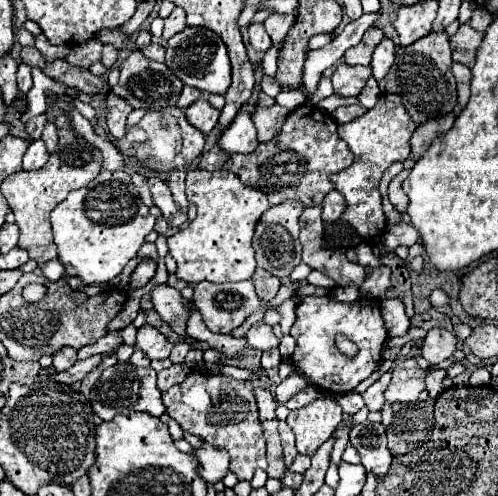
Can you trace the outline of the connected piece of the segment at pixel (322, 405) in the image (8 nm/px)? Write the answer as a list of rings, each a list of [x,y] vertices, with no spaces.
[[[318,398],[304,408],[290,410],[286,422],[296,434],[298,452],[314,456],[318,446],[324,444],[342,422],[342,408],[332,398]]]

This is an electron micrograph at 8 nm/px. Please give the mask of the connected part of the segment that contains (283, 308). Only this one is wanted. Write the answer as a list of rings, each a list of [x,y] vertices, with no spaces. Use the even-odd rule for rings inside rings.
[[[288,298],[288,300],[284,300],[282,304],[272,306],[272,310],[280,310],[280,316],[282,316],[280,326],[282,326],[282,332],[284,332],[284,334],[288,334],[290,328],[292,328],[292,324],[294,324],[294,308],[296,308],[294,298]]]

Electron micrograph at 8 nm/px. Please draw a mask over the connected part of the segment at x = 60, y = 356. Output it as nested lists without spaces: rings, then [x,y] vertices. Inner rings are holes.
[[[62,348],[58,354],[54,354],[54,370],[64,372],[76,362],[76,350],[74,348]]]

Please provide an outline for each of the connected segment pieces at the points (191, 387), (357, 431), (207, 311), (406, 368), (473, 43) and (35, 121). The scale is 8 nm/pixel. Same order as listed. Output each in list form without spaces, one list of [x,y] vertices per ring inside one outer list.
[[[190,372],[182,384],[162,392],[166,412],[182,426],[184,432],[200,436],[212,446],[220,446],[230,454],[230,470],[238,480],[252,480],[254,470],[266,470],[266,440],[258,416],[252,382],[234,380],[222,374]]]
[[[364,420],[354,424],[350,430],[350,444],[358,450],[362,458],[362,466],[376,474],[384,476],[392,464],[392,454],[386,446],[386,428],[382,422]]]
[[[244,280],[244,282],[236,282],[236,284],[200,282],[194,286],[192,302],[202,312],[202,318],[204,318],[204,324],[208,326],[208,330],[210,332],[222,332],[222,334],[228,334],[230,330],[240,326],[250,314],[258,312],[264,304],[264,300],[258,298],[252,280]]]
[[[412,358],[400,360],[392,370],[390,386],[384,392],[386,402],[390,402],[390,404],[392,402],[402,402],[402,404],[416,402],[418,394],[422,390],[426,390],[424,376],[426,376],[426,372],[416,364],[416,360],[412,360]]]
[[[462,24],[460,30],[456,32],[456,36],[450,40],[452,60],[470,66],[474,62],[474,58],[476,58],[480,42],[482,42],[482,34],[474,32],[468,24]]]
[[[40,114],[40,116],[32,118],[32,120],[26,124],[26,130],[28,130],[28,134],[30,134],[30,138],[32,138],[32,140],[38,140],[38,138],[40,138],[40,134],[42,134],[42,130],[44,130],[46,122],[48,122],[46,114]]]

